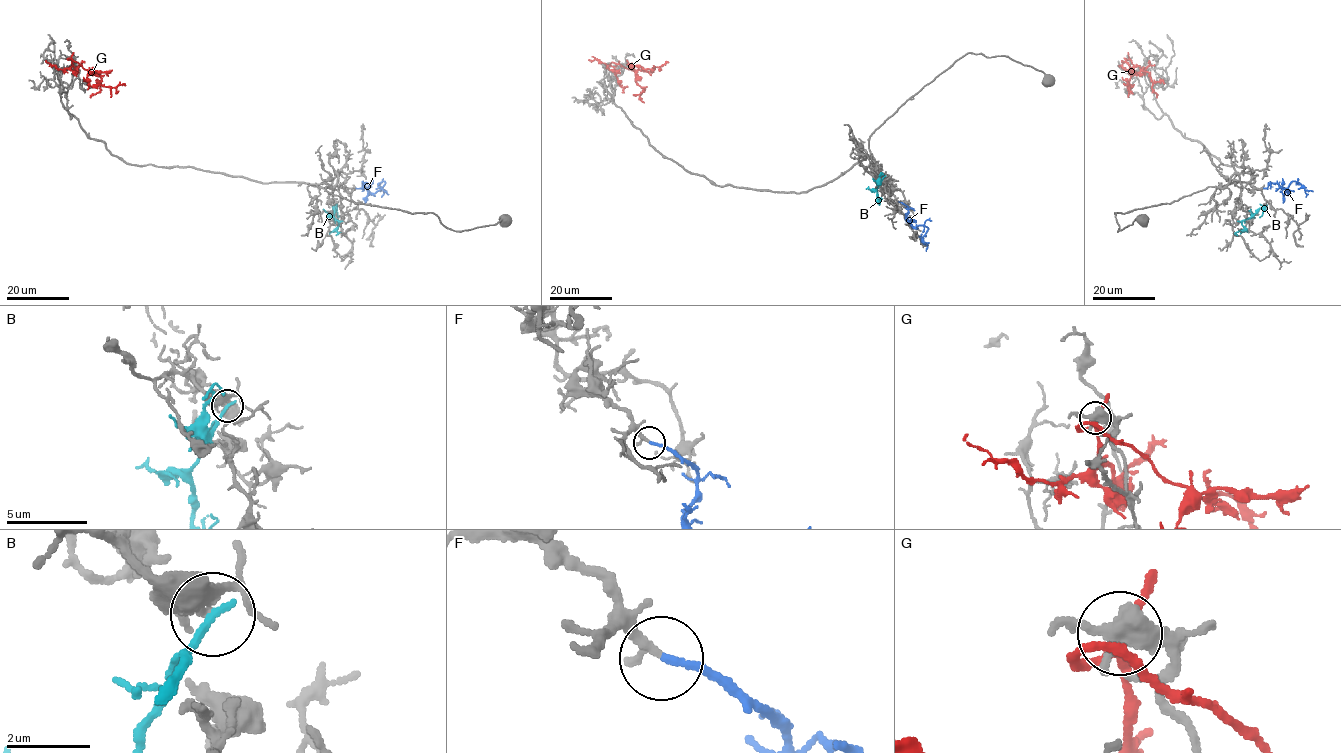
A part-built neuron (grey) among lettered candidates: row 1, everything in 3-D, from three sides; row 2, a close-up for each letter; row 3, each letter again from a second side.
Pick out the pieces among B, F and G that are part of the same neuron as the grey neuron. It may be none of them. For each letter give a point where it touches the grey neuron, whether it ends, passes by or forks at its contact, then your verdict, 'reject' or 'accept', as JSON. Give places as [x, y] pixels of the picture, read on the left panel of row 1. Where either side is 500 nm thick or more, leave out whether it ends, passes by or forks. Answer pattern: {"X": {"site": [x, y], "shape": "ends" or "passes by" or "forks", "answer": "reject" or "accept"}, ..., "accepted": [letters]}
{"B": {"site": [341, 221], "shape": "ends", "answer": "reject"}, "F": {"site": [355, 188], "shape": "ends", "answer": "accept"}, "G": {"site": [71, 57], "shape": "forks", "answer": "reject"}, "accepted": ["F"]}

